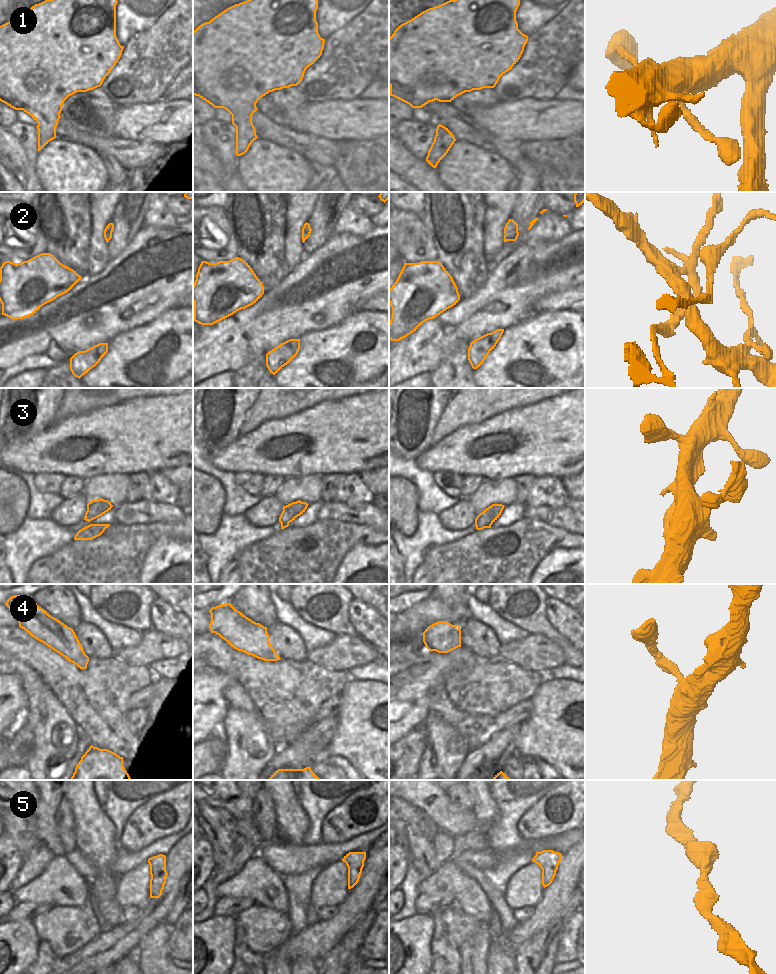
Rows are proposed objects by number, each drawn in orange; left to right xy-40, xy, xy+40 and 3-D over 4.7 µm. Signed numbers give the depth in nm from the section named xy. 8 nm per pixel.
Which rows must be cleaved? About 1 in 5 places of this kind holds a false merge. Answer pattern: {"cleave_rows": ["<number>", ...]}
{"cleave_rows": ["2"]}

